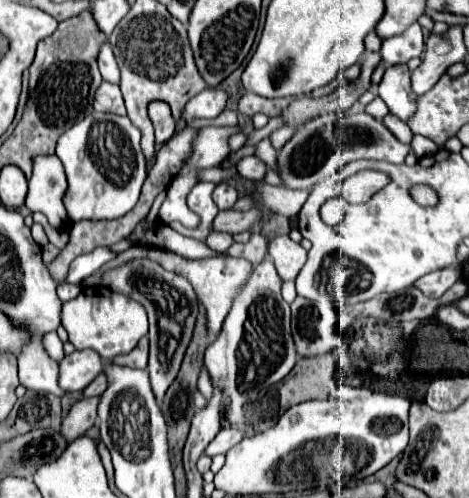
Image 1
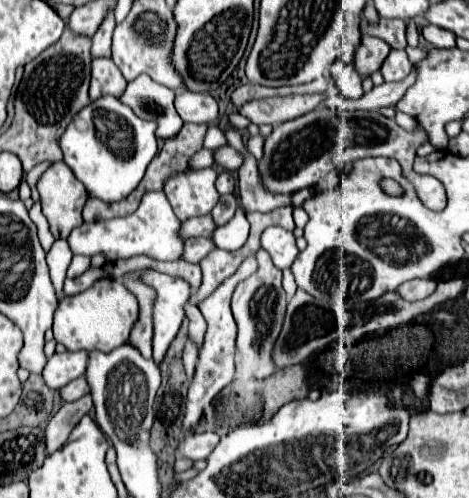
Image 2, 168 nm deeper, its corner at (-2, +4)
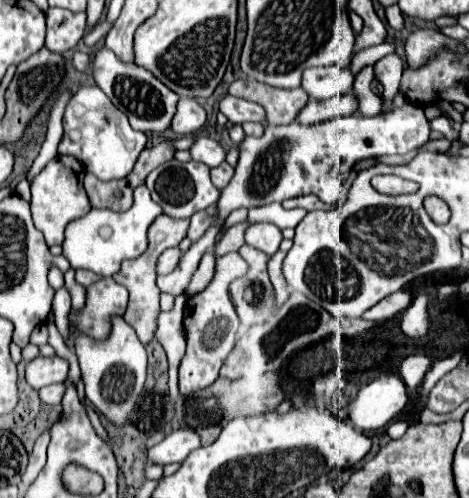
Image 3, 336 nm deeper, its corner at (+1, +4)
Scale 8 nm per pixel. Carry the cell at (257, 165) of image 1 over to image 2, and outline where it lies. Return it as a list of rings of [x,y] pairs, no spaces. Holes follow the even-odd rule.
[[[227,145],[227,147],[221,147],[221,149],[215,151],[215,161],[217,161],[217,165],[221,165],[229,171],[237,171],[243,165],[245,157],[239,151],[235,151],[233,147]]]

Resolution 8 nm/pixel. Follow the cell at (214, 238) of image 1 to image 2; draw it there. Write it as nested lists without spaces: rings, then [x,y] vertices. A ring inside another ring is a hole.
[[[191,237],[191,239],[187,239],[183,259],[191,261],[191,263],[199,263],[199,261],[201,261],[203,257],[207,257],[213,249],[215,249],[213,239],[207,239],[207,237]]]

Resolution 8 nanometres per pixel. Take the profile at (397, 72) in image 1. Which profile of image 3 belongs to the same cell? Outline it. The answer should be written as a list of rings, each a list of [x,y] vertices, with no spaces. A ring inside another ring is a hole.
[[[396,53],[376,61],[374,73],[376,73],[376,79],[384,85],[384,93],[386,93],[382,97],[388,97],[390,101],[394,99],[394,93],[398,93],[398,87],[400,87],[402,71],[404,71],[404,63]]]

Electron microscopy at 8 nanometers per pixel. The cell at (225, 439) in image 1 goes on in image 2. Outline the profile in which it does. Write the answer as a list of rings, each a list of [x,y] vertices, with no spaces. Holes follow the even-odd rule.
[[[195,433],[195,435],[187,435],[179,443],[177,451],[183,457],[199,461],[199,459],[207,459],[219,441],[221,441],[221,435],[217,435],[217,433]]]

